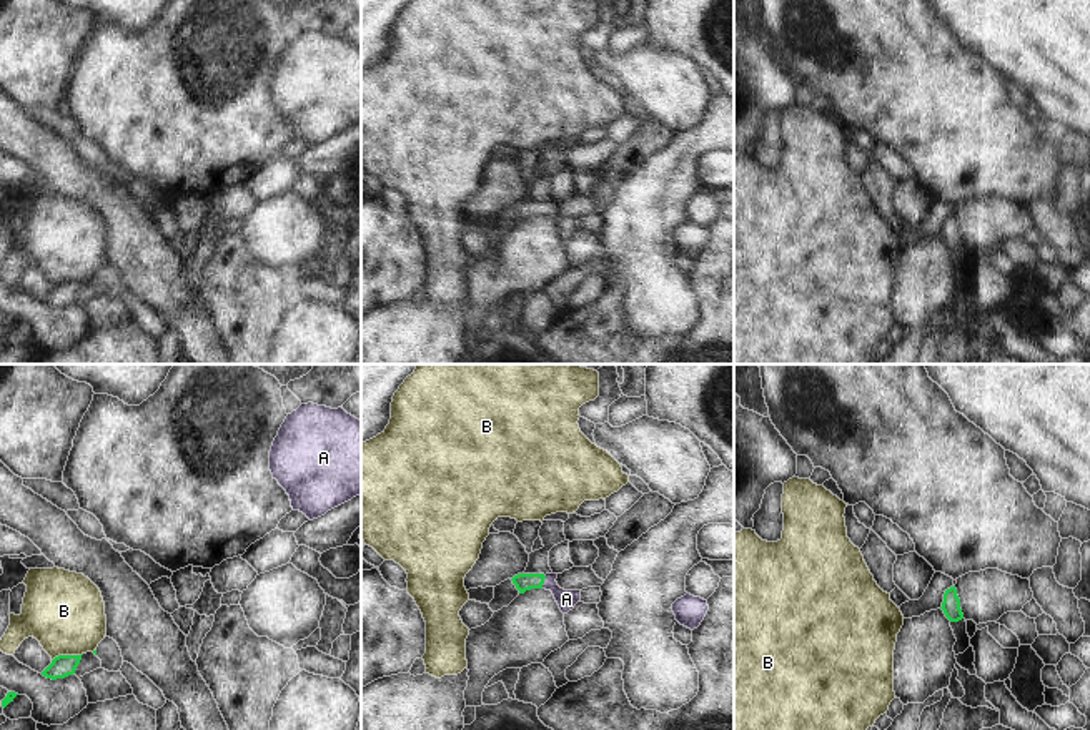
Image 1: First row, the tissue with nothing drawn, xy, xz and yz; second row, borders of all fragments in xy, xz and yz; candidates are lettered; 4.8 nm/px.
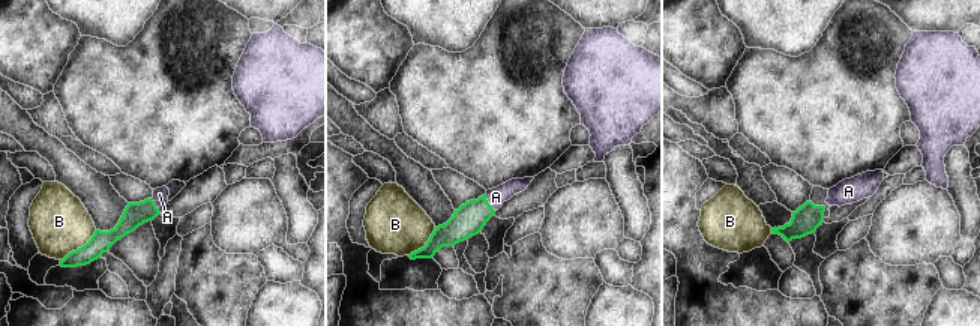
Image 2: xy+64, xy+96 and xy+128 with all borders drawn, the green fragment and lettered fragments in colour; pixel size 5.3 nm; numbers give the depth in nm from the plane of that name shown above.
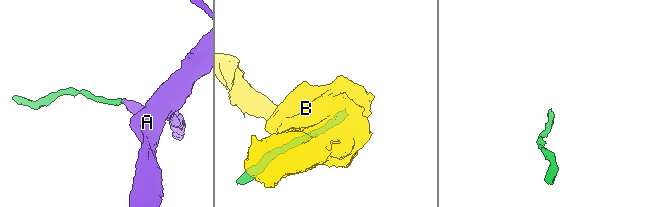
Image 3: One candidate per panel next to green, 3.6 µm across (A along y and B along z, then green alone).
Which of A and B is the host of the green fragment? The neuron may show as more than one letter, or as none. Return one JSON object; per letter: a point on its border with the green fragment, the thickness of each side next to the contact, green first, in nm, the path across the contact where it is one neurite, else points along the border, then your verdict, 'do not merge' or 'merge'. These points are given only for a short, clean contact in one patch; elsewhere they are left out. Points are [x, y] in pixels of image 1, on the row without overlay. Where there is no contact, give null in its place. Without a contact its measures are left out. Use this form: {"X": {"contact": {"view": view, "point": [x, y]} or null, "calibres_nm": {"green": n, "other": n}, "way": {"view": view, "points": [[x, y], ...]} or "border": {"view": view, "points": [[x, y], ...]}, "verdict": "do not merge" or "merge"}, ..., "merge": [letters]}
{"A": {"contact": {"view": "xz", "point": [543, 210]}, "calibres_nm": {"green": 90, "other": 100}, "way": {"view": "xz", "points": [[523, 210], [543, 210], [566, 226]]}, "verdict": "merge"}, "B": {"contact": {"view": "xy", "point": [67, 283]}, "calibres_nm": {"green": 110, "other": 380}, "border": {"view": "xy", "points": [[82, 280], [57, 283], [52, 288]]}, "verdict": "do not merge"}, "merge": ["A"]}

